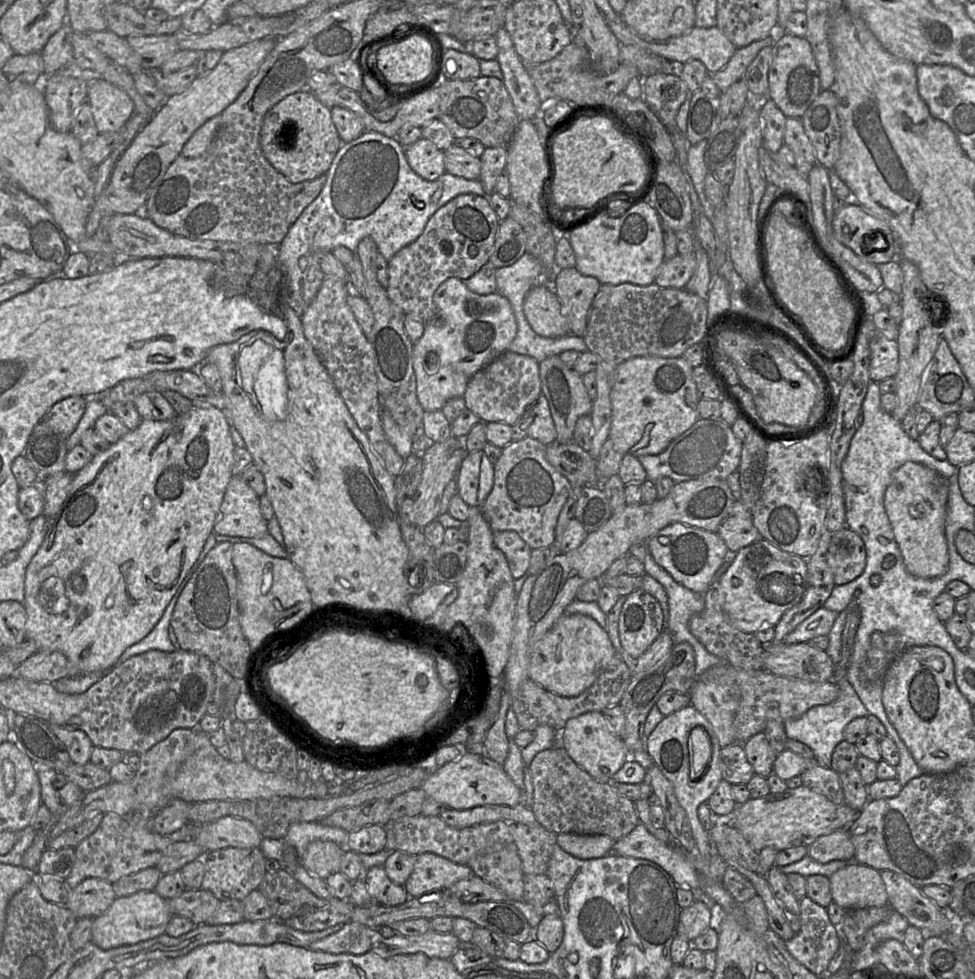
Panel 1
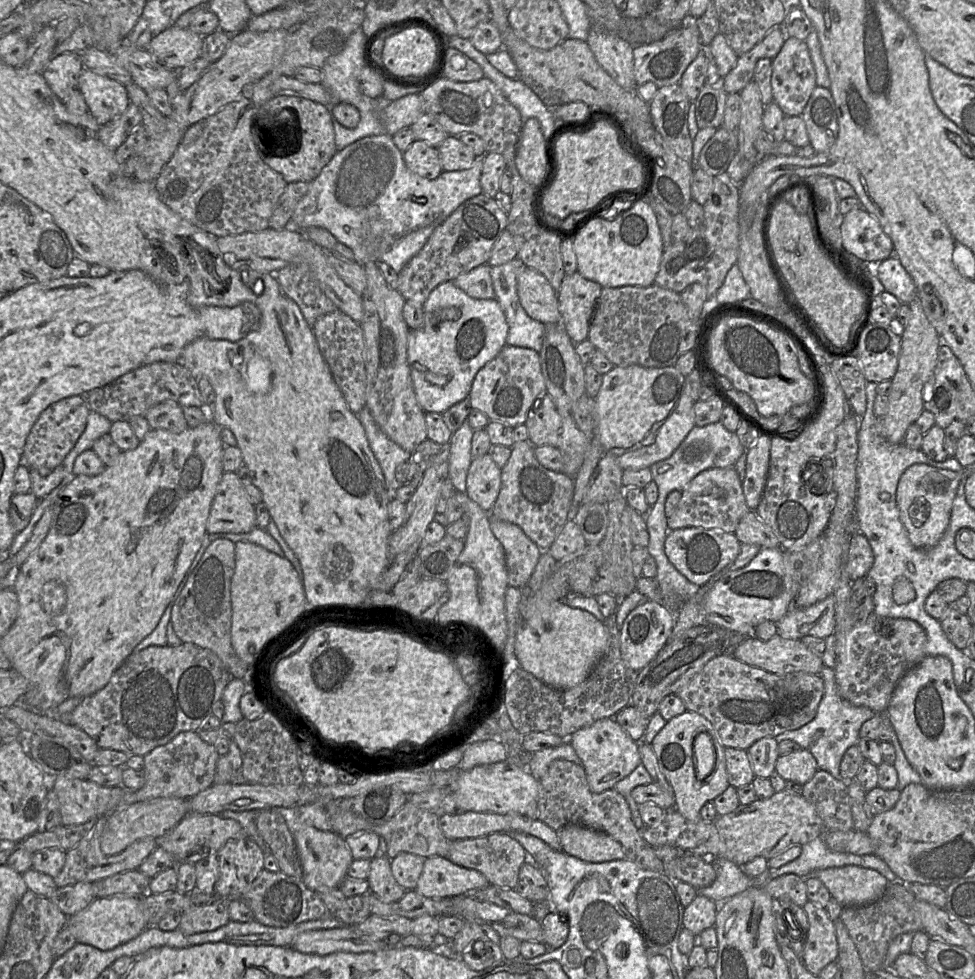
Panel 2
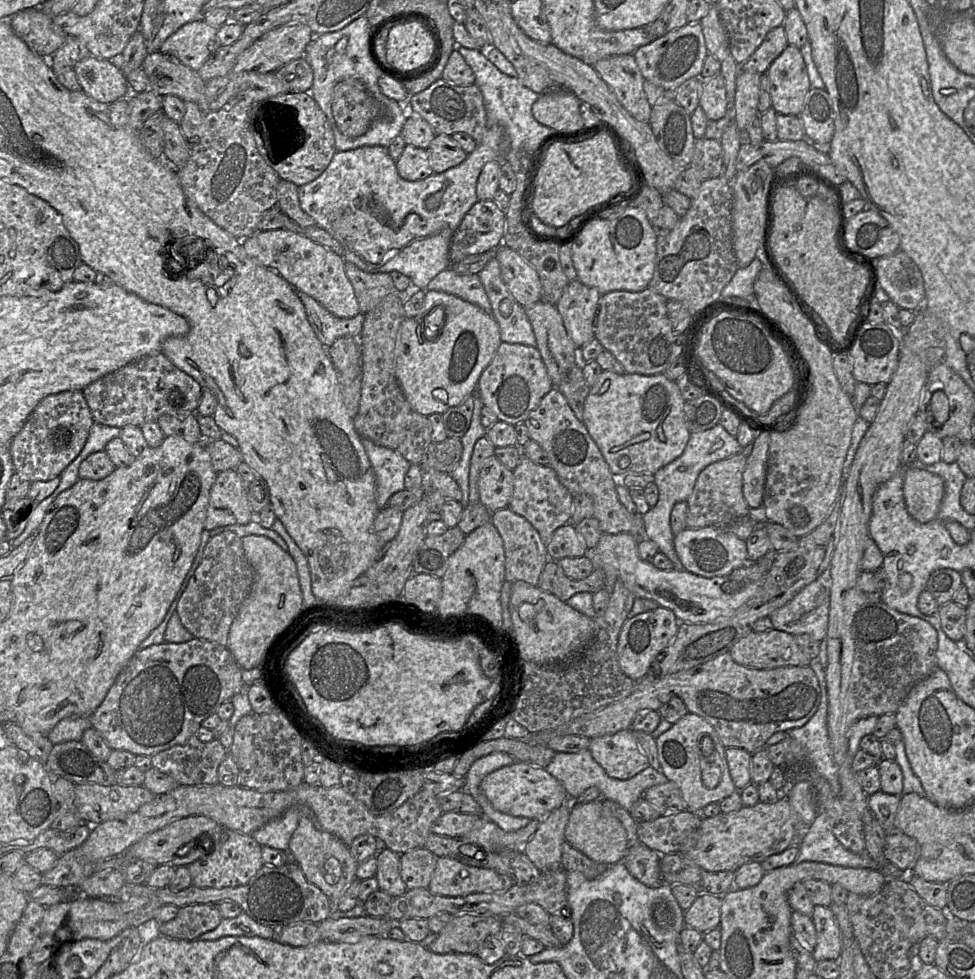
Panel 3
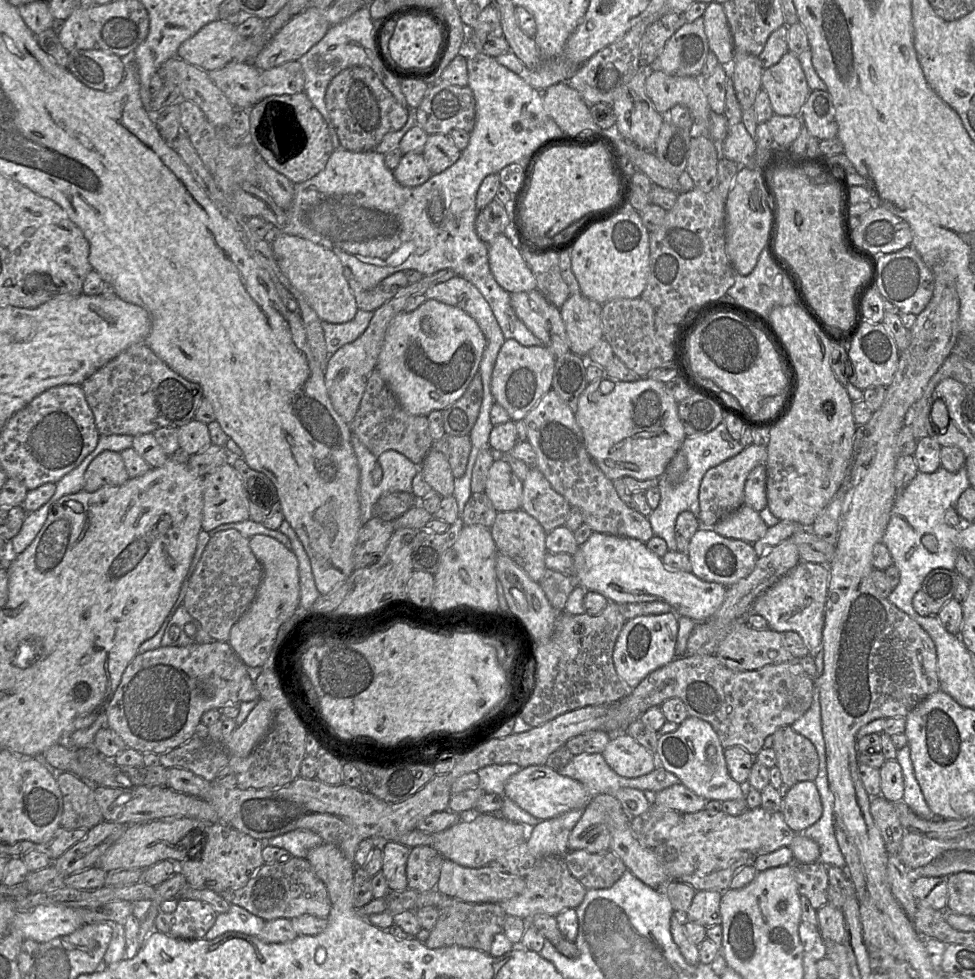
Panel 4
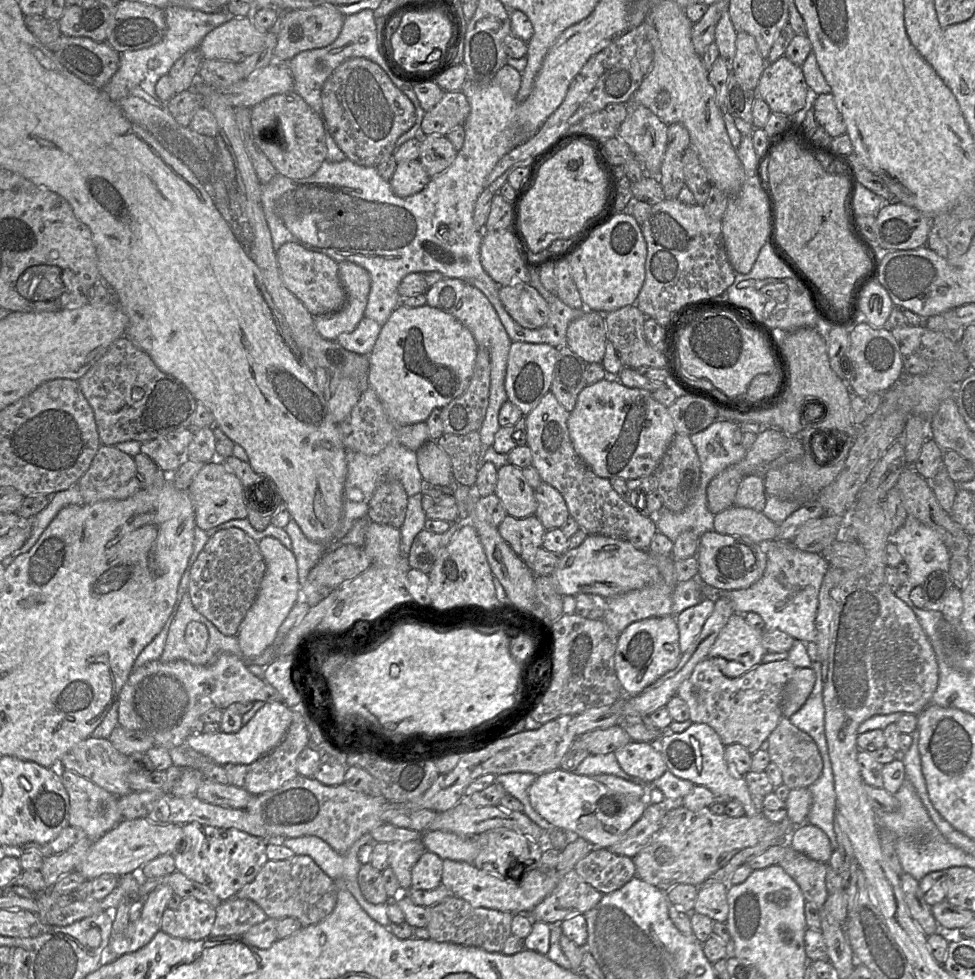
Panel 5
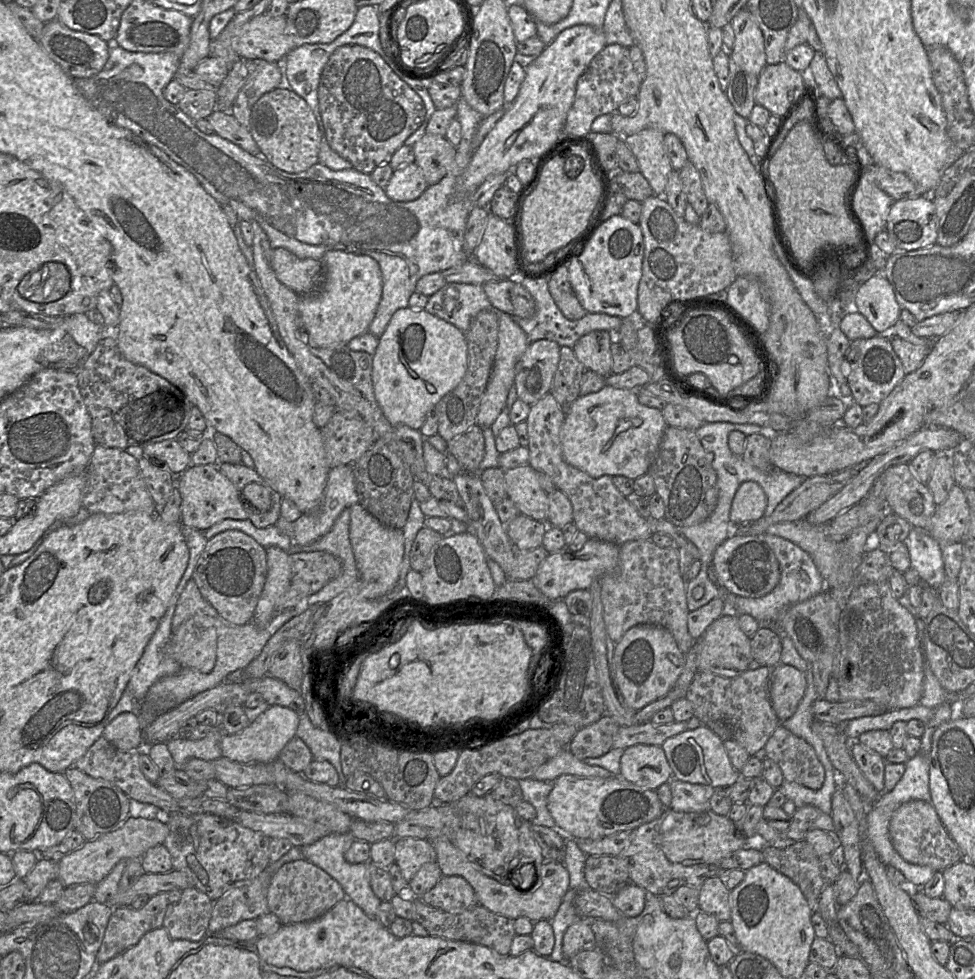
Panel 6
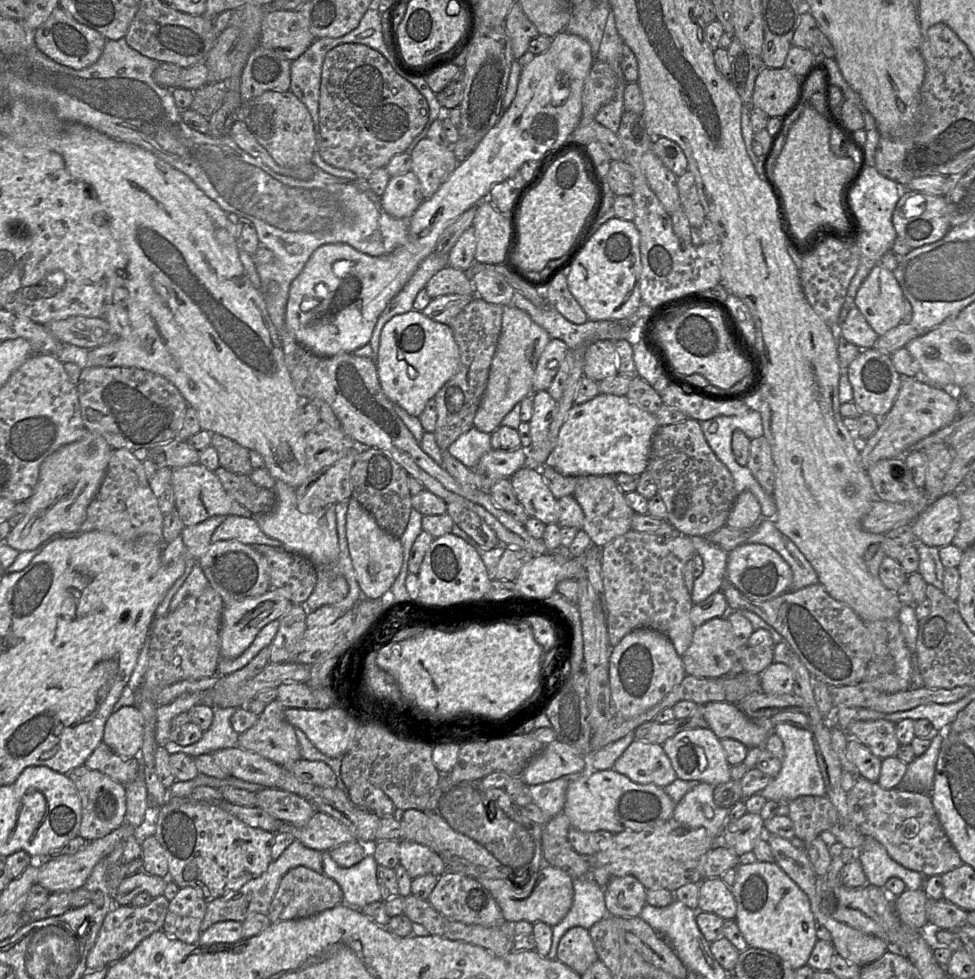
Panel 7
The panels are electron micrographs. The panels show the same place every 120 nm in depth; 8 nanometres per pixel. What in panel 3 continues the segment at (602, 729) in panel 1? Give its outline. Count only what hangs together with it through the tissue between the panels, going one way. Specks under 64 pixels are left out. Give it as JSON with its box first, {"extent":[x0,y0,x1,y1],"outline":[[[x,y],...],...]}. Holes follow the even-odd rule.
{"extent":[522,729,649,873],"outline":[[[630,729],[592,738],[588,750],[608,776],[619,780],[630,779],[649,767]],[[594,786],[577,797],[567,795],[561,806],[541,819],[534,835],[522,846],[522,851],[541,873],[561,868],[562,844],[566,841],[565,828],[572,810],[577,805],[596,799],[605,798]]]}

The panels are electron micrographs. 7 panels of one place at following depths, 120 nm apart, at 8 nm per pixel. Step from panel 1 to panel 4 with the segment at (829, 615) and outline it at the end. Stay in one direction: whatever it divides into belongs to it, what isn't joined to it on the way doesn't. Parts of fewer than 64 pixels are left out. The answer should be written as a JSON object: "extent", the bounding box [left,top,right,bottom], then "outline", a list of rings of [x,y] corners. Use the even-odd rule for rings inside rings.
{"extent":[751,561,829,658],"outline":[[[800,561],[754,600],[751,612],[763,616],[769,629],[778,633],[797,632],[810,650],[810,656],[814,658],[818,650],[822,648],[824,610],[829,577],[828,566]]]}

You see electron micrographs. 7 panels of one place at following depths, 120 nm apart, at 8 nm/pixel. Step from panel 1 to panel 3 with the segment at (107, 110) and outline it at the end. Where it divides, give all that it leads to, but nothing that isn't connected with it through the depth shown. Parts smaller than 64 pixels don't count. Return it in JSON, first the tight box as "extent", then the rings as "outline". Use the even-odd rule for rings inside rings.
{"extent":[73,55,130,103],"outline":[[[92,55],[73,67],[81,90],[101,103],[112,103],[130,95],[126,76],[112,61]]]}

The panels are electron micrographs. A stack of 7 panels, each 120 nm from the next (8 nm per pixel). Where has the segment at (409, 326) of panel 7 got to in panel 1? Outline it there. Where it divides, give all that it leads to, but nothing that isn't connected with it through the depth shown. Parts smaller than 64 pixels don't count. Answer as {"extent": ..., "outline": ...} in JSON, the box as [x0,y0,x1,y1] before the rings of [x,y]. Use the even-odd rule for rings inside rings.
{"extent":[413,277,517,411],"outline":[[[451,277],[433,295],[439,318],[426,322],[421,338],[413,343],[413,368],[416,394],[425,411],[441,410],[451,398],[463,397],[470,378],[484,366],[508,350],[517,333],[517,323],[510,302],[499,293],[479,295],[470,291],[464,281]]]}

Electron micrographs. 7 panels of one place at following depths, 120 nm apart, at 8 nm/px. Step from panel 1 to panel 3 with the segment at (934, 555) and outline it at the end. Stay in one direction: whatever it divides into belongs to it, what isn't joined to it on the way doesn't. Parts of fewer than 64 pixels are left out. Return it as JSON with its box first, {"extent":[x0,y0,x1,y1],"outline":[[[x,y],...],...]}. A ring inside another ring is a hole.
{"extent":[903,469,944,523],"outline":[[[923,469],[905,472],[903,494],[908,513],[920,523],[934,519],[944,496],[943,479]]]}

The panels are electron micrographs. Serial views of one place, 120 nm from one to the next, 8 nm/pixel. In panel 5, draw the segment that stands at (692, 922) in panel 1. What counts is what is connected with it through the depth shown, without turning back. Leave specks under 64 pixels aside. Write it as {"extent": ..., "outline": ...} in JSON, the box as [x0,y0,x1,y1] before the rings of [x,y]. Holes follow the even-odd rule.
{"extent":[693,882,729,922],"outline":[[[704,882],[698,887],[693,912],[706,915],[715,922],[726,922],[728,918],[727,889],[729,884]]]}

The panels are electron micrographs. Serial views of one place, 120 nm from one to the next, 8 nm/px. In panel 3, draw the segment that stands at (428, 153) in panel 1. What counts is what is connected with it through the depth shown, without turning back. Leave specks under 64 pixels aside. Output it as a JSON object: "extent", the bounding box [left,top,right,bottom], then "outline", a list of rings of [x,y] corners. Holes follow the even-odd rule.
{"extent":[396,145,434,181],"outline":[[[406,145],[396,166],[399,175],[408,181],[424,180],[434,173],[427,149],[413,145]]]}

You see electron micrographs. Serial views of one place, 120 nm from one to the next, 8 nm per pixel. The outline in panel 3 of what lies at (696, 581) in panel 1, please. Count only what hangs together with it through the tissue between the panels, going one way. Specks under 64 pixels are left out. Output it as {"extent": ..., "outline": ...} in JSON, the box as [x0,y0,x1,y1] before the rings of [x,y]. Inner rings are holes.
{"extent":[674,528,749,578],"outline":[[[686,528],[674,536],[674,548],[684,570],[706,578],[728,575],[749,562],[746,542],[726,529]]]}

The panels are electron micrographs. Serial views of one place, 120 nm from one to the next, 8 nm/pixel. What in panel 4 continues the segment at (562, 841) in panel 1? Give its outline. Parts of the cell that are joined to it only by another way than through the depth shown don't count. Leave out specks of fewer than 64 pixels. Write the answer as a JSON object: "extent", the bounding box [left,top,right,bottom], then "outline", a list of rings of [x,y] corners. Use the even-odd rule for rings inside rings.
{"extent":[568,794,631,853],"outline":[[[612,794],[593,796],[570,832],[568,850],[600,853],[610,849],[614,831],[630,827],[631,818]]]}

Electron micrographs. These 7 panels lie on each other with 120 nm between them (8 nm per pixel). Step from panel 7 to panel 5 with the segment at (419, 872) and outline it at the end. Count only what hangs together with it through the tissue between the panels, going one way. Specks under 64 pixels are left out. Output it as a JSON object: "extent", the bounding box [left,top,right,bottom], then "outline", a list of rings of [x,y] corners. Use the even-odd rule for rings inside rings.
{"extent":[388,839,427,893],"outline":[[[421,839],[388,844],[388,863],[401,887],[401,893],[411,888],[411,870],[427,850]]]}

